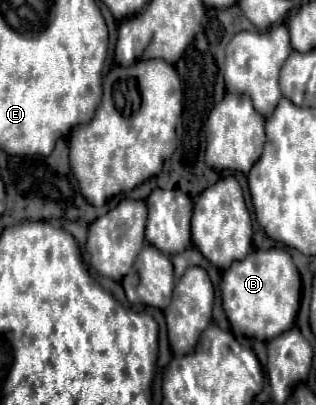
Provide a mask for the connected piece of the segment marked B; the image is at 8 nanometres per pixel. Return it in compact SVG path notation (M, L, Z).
M270 248L270 250L254 250L246 260L234 262L222 278L222 306L232 326L232 332L240 332L248 338L272 340L278 334L290 330L294 326L298 308L300 308L300 274L284 248Z

